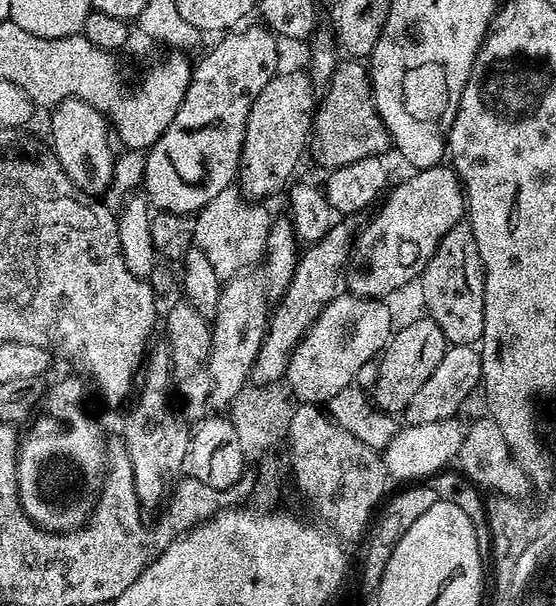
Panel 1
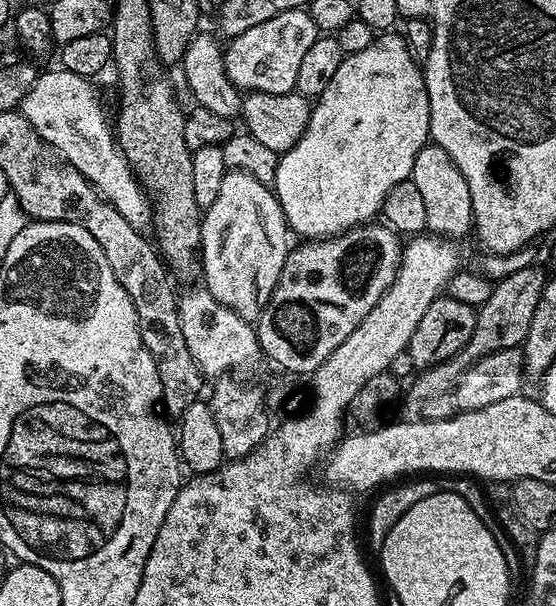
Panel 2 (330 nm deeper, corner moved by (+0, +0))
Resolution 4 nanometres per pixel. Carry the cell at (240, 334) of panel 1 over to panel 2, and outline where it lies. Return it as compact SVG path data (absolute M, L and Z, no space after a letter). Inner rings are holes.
M229 170L226 178L222 178L222 187L218 198L209 208L203 209L200 222L200 250L202 253L202 284L208 293L222 306L234 310L243 320L255 322L259 320L262 310L270 302L274 294L274 286L278 286L278 278L282 274L282 266L290 251L290 229L284 211L275 191L263 184L253 174Z

